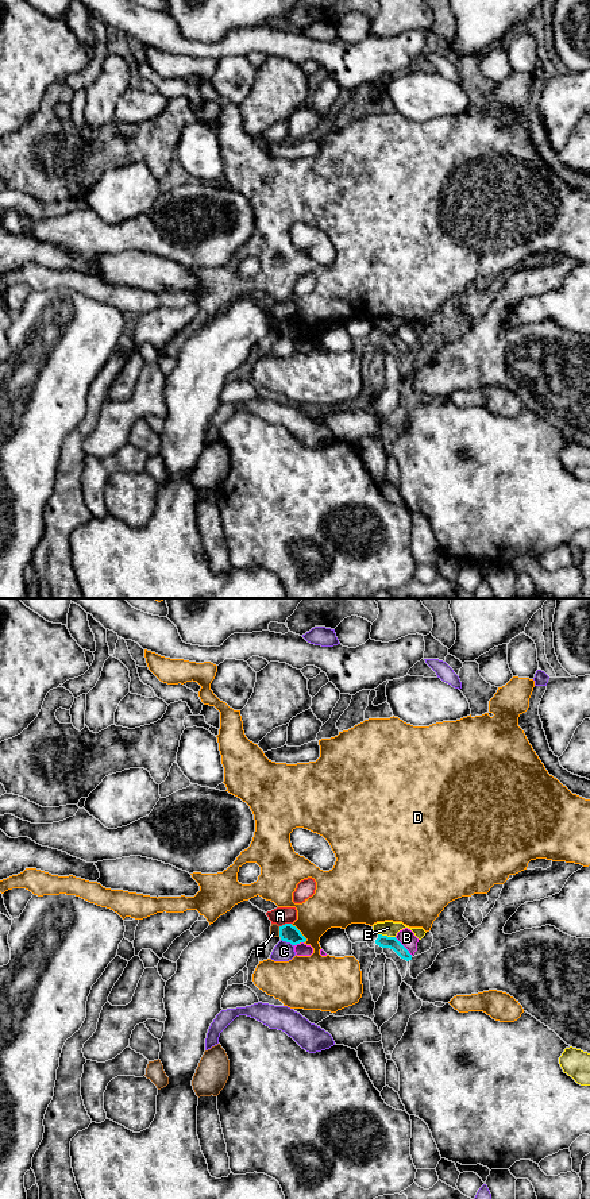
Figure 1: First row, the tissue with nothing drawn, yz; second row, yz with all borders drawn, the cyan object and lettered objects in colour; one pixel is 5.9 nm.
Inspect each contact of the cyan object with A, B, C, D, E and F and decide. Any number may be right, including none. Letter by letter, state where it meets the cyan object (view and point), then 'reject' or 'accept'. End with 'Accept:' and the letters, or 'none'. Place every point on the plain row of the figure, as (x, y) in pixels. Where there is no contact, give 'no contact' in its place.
A: yz (285, 319) | reject
B: yz (404, 342) | reject
C: yz (288, 336) | reject
D: yz (300, 328) | reject
E: yz (386, 331) | reject
F: yz (280, 327) | reject
Accept: none

